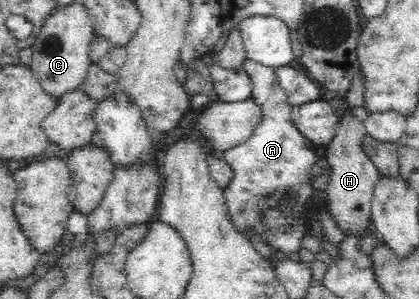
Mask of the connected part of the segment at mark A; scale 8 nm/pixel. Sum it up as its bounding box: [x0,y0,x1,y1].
[223,59,322,256]

